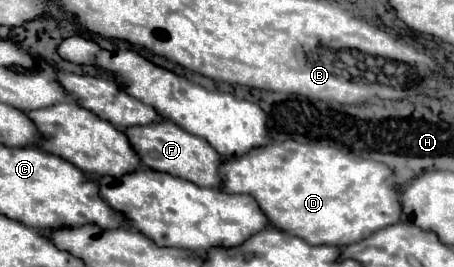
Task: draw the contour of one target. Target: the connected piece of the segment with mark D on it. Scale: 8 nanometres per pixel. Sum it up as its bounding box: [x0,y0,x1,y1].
[220,141,402,247]

